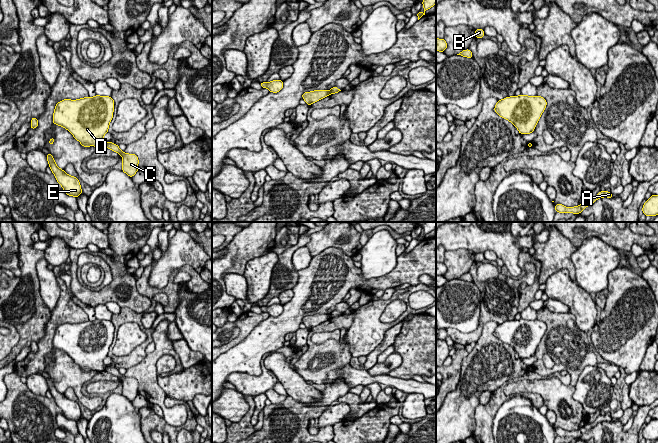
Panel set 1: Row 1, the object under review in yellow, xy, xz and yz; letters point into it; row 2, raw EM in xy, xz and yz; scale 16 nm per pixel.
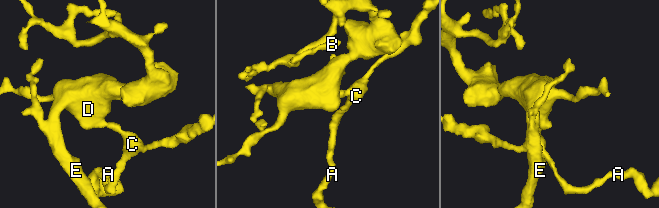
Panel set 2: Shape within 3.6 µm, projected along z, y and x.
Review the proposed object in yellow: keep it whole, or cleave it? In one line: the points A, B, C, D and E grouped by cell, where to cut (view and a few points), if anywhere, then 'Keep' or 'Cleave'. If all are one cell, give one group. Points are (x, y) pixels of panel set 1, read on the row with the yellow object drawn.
Groups: A C / B D E. Split along xy (106, 142), (104, 145). Cleave

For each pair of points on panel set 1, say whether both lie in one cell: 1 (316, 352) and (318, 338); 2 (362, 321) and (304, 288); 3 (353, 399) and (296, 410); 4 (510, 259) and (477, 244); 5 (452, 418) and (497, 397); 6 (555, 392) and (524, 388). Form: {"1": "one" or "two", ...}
{"1": "two", "2": "two", "3": "two", "4": "one", "5": "two", "6": "one"}

